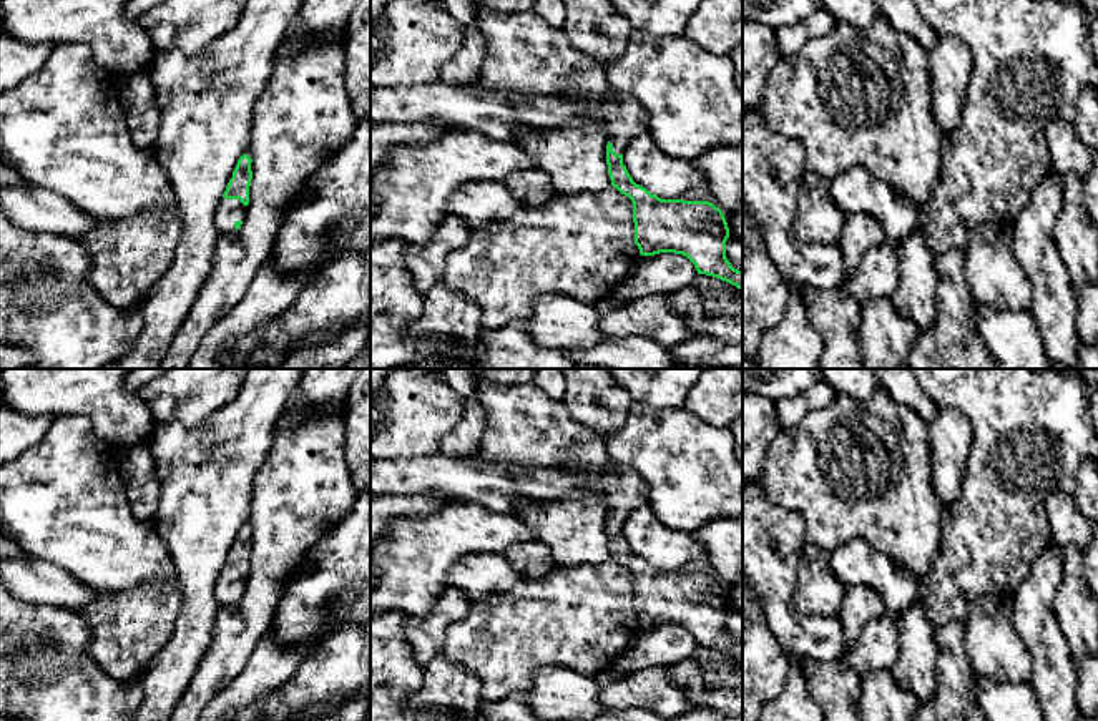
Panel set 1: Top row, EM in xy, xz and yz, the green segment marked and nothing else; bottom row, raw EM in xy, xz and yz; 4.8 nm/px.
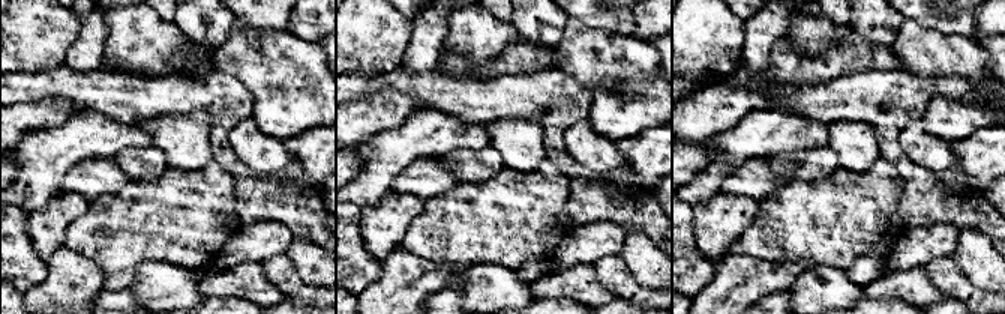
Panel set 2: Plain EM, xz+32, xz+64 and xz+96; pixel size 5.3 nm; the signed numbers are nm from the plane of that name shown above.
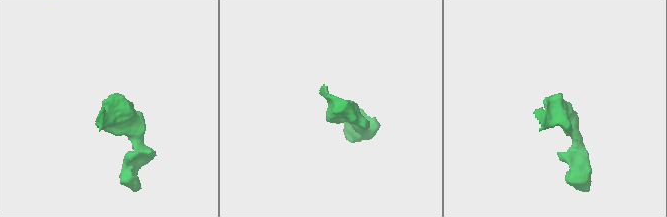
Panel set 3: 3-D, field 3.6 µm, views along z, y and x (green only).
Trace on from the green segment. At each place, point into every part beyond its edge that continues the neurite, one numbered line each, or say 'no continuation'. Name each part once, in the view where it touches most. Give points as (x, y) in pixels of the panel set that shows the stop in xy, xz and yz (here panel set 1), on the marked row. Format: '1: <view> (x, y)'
1: xy (230, 211)

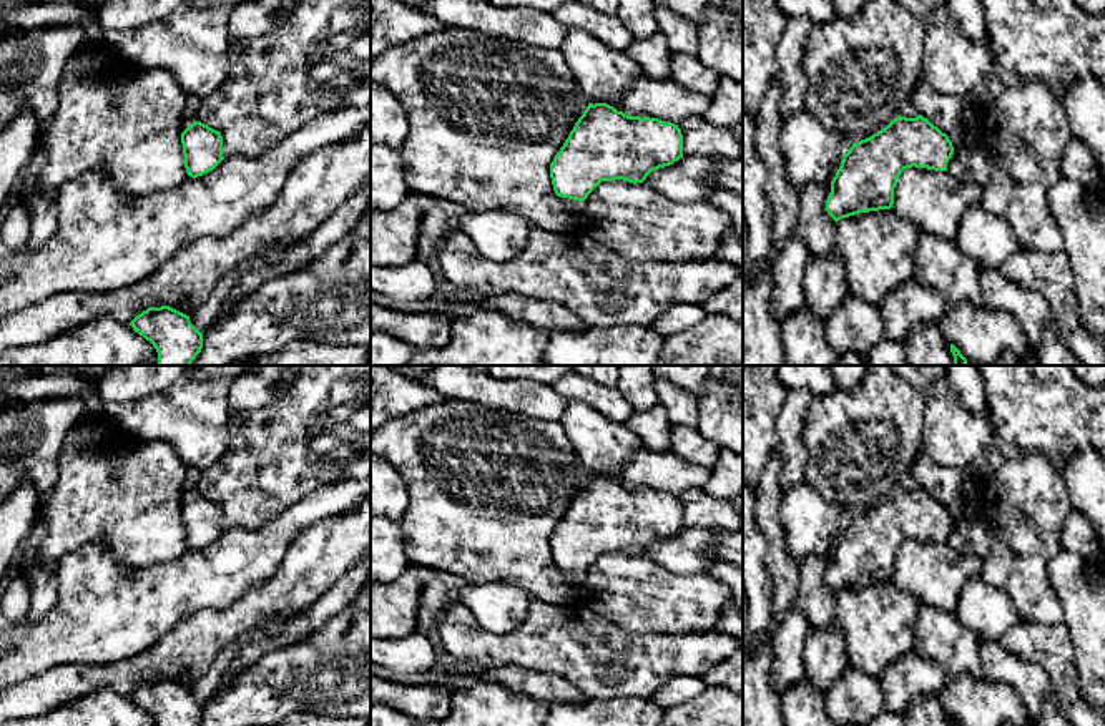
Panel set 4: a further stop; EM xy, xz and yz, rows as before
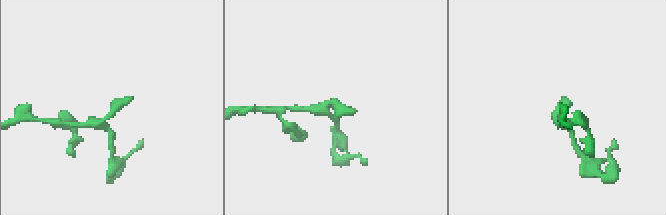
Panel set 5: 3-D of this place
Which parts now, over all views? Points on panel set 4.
1: xz (575, 208)

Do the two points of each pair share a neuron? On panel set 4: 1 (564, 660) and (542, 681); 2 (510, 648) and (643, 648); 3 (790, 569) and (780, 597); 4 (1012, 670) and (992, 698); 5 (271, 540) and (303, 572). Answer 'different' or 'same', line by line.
1: different
2: same
3: same
4: different
5: different

